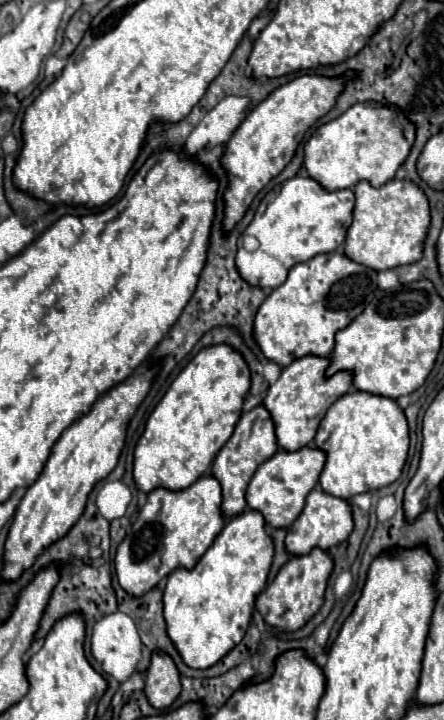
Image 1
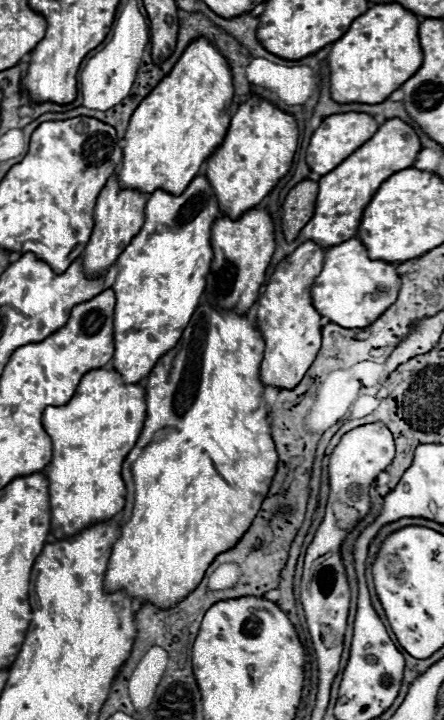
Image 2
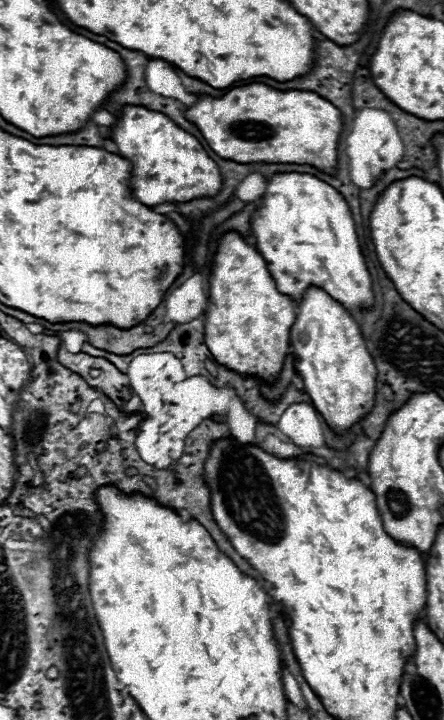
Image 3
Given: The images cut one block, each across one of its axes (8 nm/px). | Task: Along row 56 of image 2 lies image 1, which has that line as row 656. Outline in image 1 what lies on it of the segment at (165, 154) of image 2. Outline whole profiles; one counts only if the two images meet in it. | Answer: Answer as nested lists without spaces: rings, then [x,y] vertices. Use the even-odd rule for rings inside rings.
[[[244,510],[228,520],[192,570],[178,568],[168,576],[162,598],[166,632],[186,666],[210,668],[240,644],[252,620],[254,600],[266,588],[272,556],[274,544],[266,534],[264,516]]]

